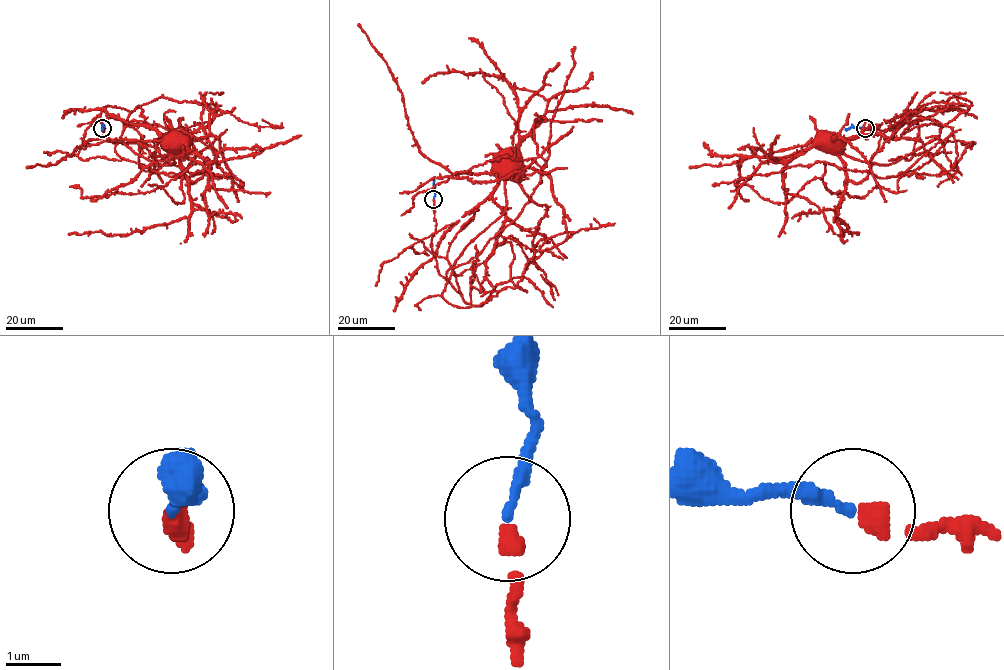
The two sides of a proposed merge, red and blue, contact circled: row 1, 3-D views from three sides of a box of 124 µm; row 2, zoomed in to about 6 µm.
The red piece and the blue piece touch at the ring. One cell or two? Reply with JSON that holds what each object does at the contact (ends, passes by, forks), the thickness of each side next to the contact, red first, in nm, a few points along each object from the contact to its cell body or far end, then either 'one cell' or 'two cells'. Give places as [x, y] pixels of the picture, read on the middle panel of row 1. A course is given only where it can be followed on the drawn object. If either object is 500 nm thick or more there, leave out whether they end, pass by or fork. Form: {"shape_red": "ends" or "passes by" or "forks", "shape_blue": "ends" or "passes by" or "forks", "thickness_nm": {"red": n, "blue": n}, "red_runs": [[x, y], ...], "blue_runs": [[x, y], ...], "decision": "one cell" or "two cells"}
{"shape_red": "ends", "shape_blue": "ends", "thickness_nm": {"red": 340, "blue": 190}, "red_runs": [[434, 199], [436, 228], [431, 250], [439, 273], [461, 294], [453, 264], [504, 211], [505, 179], [514, 156]], "blue_runs": [[434, 199], [434, 179]], "decision": "one cell"}

